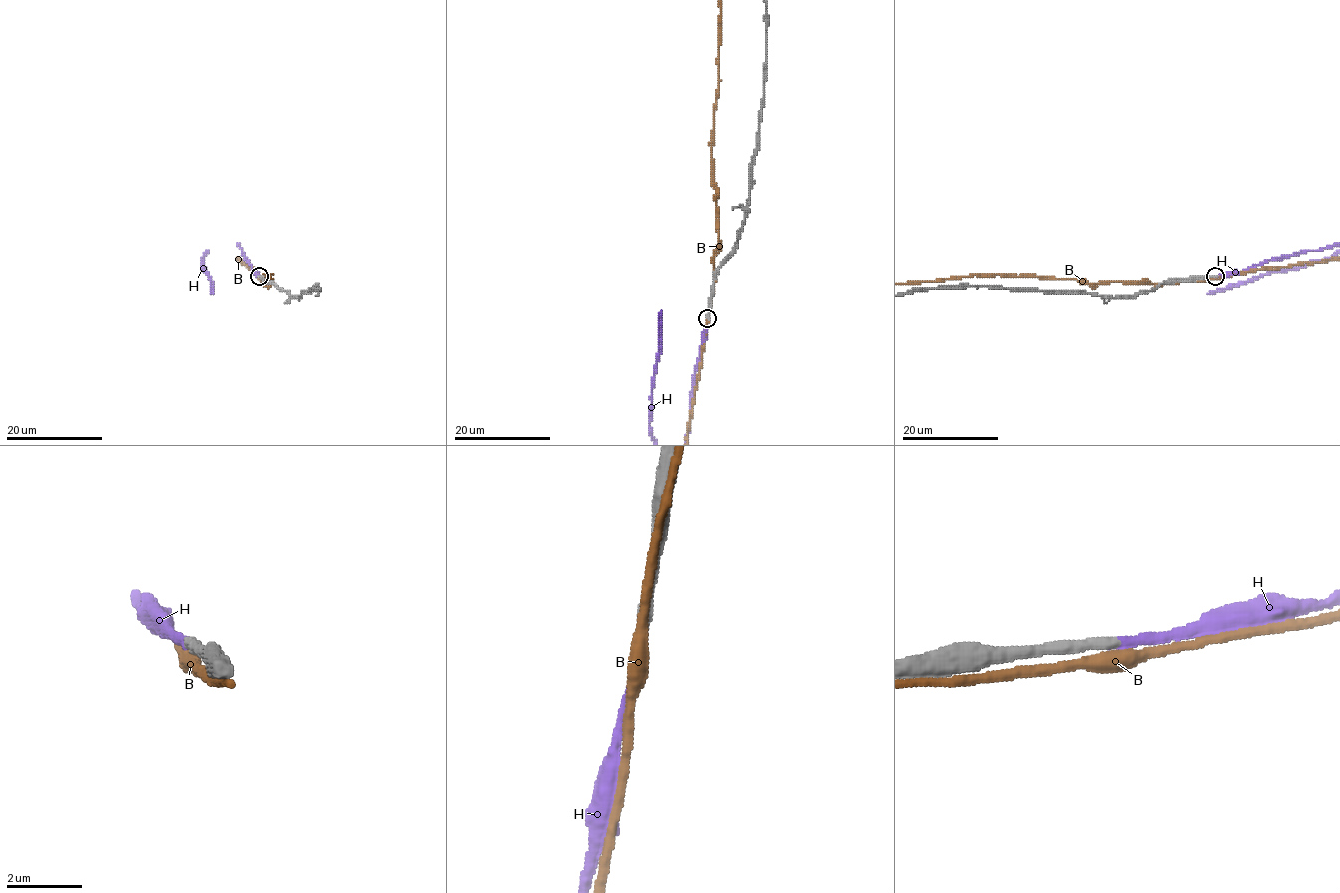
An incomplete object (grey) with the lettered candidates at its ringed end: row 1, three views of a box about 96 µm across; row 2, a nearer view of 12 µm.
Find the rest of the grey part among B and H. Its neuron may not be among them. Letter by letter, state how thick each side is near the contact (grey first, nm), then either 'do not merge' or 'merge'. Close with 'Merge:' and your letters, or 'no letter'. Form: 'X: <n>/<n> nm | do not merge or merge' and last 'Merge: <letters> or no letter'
B: 360/400 nm | do not merge
H: 300/240 nm | merge
Merge: H

